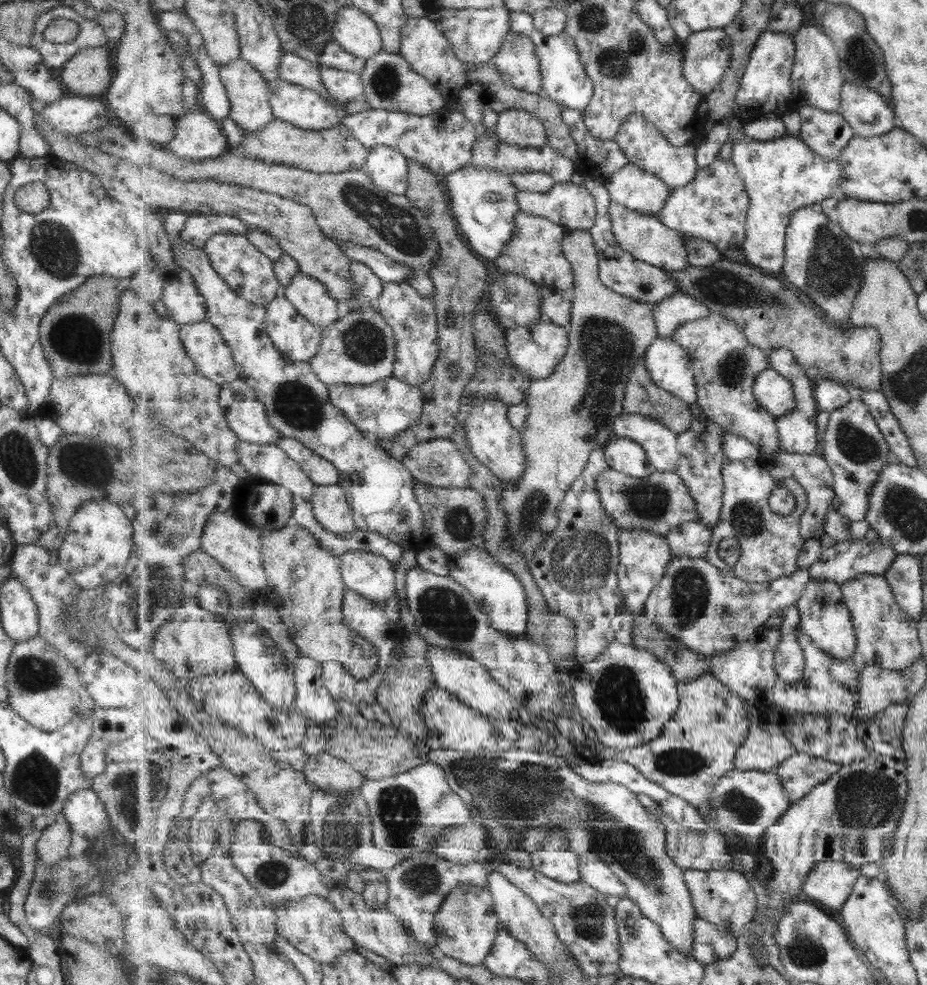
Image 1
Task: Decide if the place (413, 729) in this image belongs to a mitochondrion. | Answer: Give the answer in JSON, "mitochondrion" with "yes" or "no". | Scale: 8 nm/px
{"mitochondrion":"no"}

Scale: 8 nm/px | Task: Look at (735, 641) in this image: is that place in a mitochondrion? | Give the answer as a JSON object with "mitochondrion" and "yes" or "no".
{"mitochondrion":"no"}

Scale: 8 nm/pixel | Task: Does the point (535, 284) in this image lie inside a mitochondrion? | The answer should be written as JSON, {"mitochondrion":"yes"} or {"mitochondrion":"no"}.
{"mitochondrion":"no"}

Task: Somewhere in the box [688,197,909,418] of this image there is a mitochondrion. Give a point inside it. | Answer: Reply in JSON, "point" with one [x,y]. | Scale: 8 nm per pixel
{"point":[832,266]}

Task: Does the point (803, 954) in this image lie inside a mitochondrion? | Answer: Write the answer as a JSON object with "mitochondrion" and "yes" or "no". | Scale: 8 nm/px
{"mitochondrion":"yes"}

